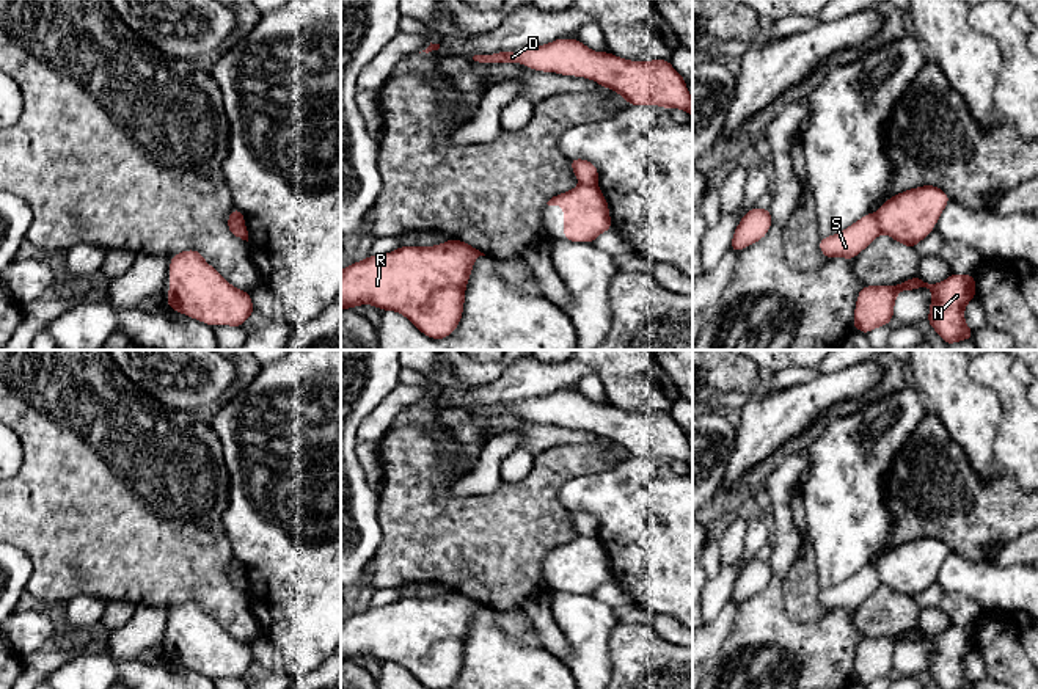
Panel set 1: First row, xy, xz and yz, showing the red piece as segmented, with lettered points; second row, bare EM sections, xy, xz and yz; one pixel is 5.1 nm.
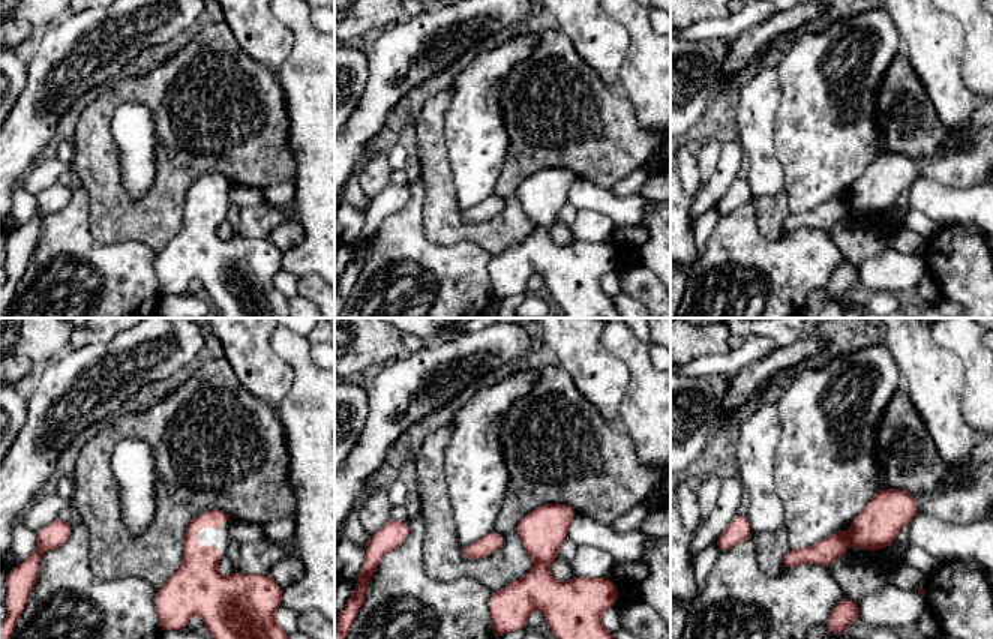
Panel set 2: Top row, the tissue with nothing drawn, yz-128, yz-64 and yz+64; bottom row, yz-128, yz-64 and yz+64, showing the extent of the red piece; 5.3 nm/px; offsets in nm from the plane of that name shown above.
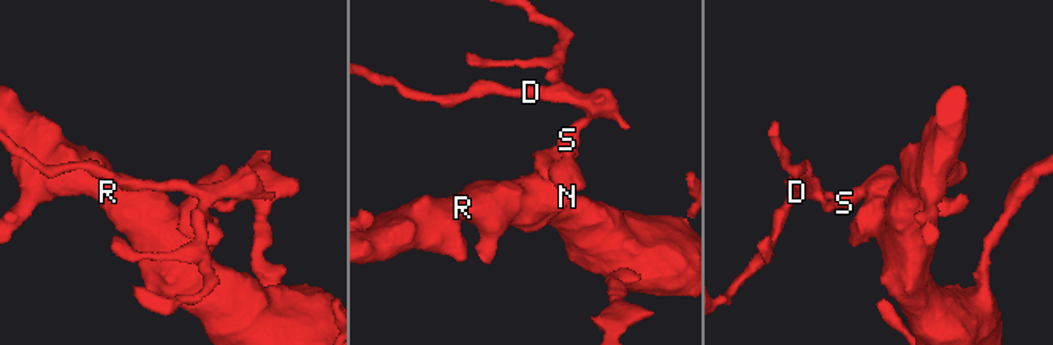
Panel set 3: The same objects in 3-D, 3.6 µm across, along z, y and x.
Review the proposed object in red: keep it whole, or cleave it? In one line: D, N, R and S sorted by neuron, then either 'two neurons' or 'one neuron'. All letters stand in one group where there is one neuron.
groups D S / N R; two neurons

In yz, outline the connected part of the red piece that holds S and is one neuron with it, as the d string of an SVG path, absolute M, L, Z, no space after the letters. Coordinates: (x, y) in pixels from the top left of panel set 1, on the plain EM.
M865 565L854 576L843 582L820 590L818 600L828 611L845 609L854 611L862 601L876 592L881 585L878 570L873 565Z

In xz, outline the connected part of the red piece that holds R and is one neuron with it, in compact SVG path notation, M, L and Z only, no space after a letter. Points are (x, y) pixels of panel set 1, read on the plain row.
M457 590L433 598L399 598L382 607L367 607L341 623L341 661L372 656L402 665L427 689L448 689L463 667L465 640L479 607L485 606Z

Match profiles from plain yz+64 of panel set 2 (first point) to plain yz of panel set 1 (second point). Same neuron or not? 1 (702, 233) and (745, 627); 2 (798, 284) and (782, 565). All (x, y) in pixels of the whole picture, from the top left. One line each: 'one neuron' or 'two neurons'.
1: two neurons
2: one neuron

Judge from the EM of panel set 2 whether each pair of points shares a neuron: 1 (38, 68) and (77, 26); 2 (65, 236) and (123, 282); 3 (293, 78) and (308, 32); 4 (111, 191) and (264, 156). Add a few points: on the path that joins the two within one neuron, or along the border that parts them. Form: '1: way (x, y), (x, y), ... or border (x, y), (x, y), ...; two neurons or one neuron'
1: way (48, 57), (69, 36); one neuron
2: way (80, 251), (108, 279); one neuron
3: way (305, 66), (308, 63), (308, 44); one neuron
4: way (149, 206), (195, 162), (216, 162), (227, 156); one neuron

